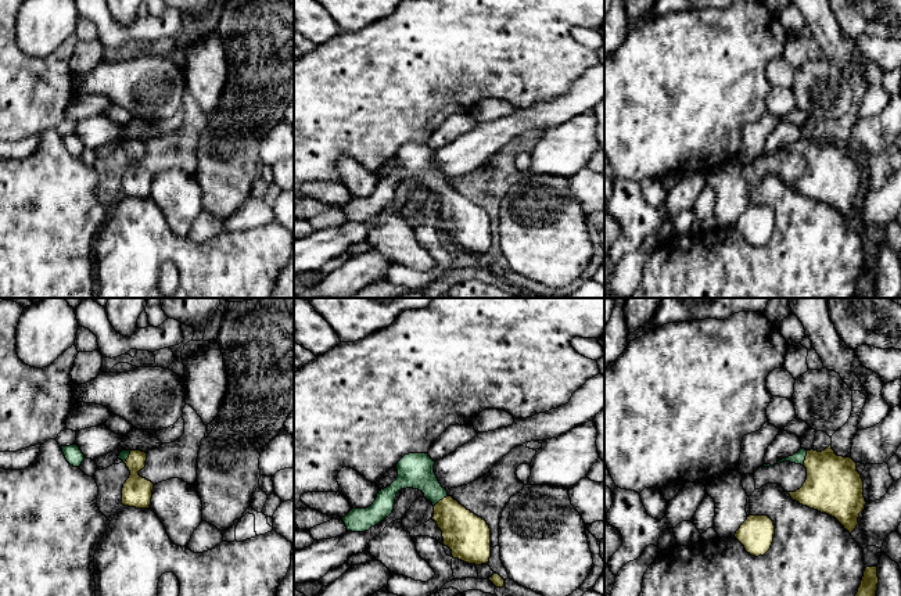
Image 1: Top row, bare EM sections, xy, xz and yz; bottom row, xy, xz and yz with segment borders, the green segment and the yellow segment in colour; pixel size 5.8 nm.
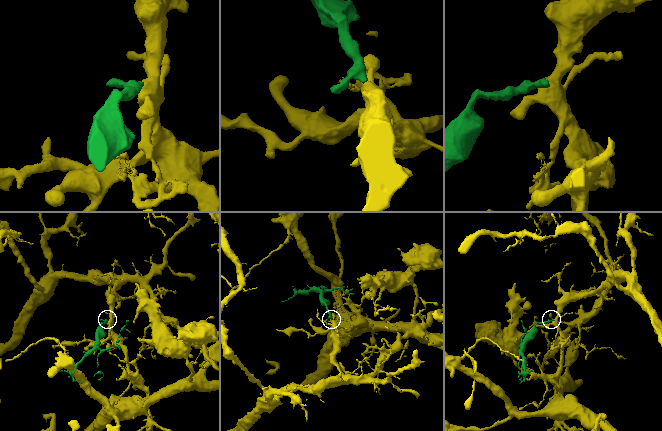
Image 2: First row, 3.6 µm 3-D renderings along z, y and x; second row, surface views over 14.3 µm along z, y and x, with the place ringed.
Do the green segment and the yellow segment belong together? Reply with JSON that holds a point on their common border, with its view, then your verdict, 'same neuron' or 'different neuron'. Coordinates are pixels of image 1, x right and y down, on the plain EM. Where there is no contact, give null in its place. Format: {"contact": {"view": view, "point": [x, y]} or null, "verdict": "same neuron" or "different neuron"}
{"contact": {"view": "yz", "point": [804, 147]}, "verdict": "same neuron"}

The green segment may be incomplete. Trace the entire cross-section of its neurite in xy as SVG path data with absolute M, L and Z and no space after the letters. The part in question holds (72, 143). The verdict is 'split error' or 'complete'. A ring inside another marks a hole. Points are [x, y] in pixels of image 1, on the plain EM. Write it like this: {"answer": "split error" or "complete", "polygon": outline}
{"answer": "complete", "polygon": "M76 133L69 136L61 136L61 139L67 151L73 157L79 157L82 151L86 148Z"}

